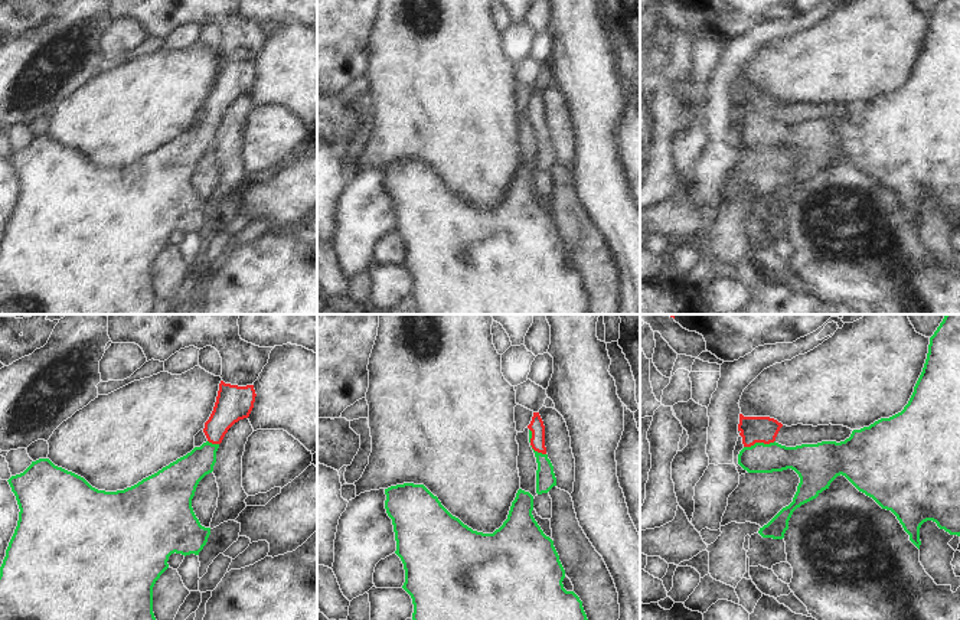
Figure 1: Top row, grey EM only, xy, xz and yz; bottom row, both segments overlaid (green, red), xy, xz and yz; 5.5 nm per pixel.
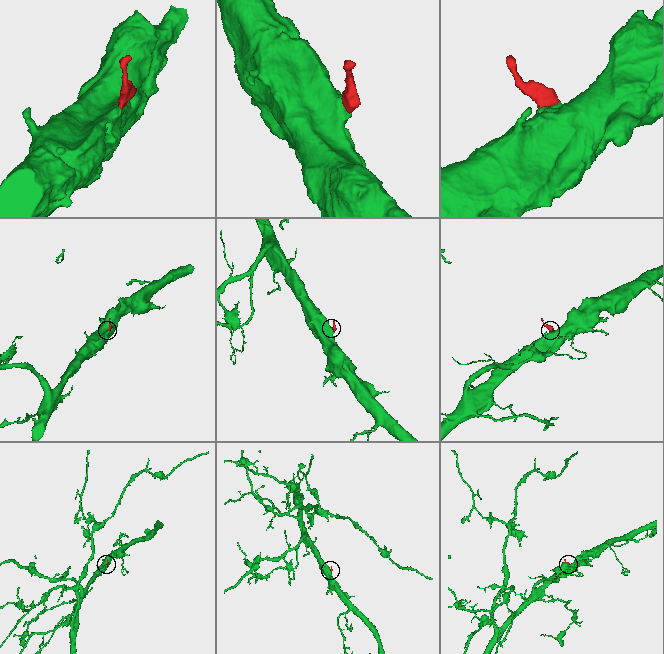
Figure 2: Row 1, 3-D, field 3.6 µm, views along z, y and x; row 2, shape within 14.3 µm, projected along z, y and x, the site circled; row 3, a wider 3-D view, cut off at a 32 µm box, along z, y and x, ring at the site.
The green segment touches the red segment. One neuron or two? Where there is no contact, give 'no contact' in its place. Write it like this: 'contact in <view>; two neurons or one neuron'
contact in yz; one neuron

